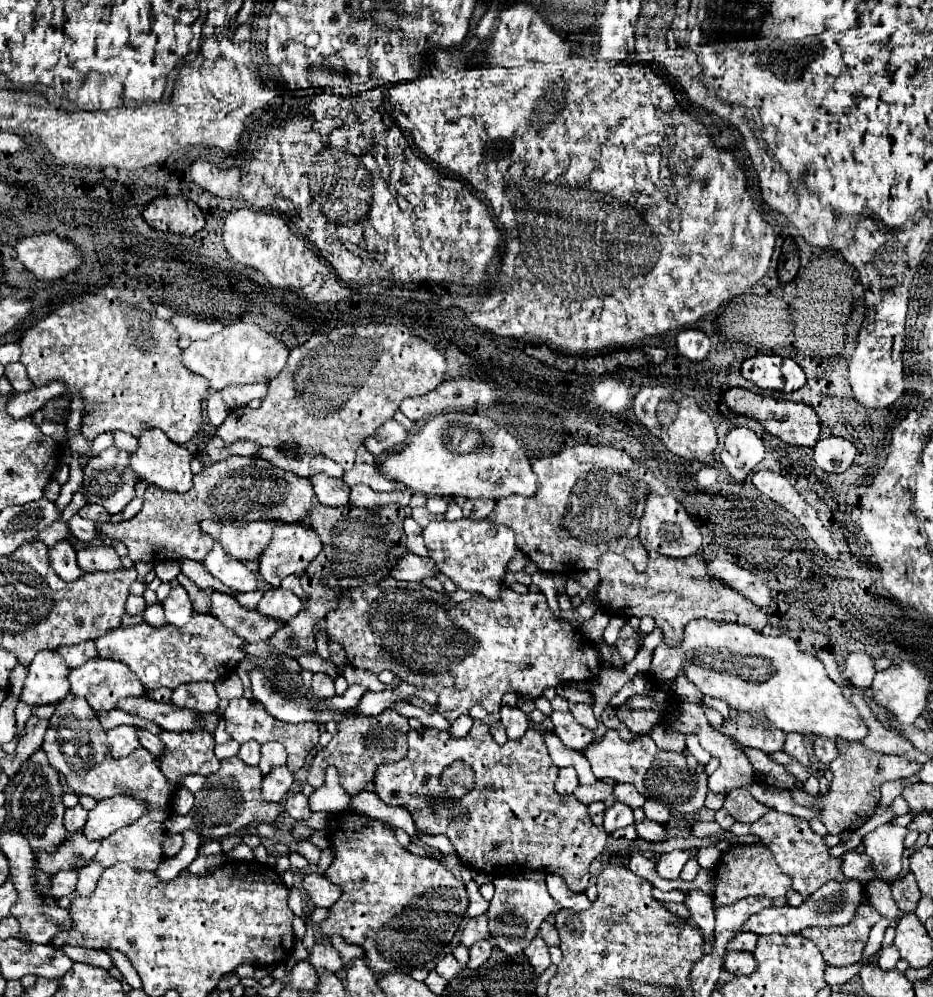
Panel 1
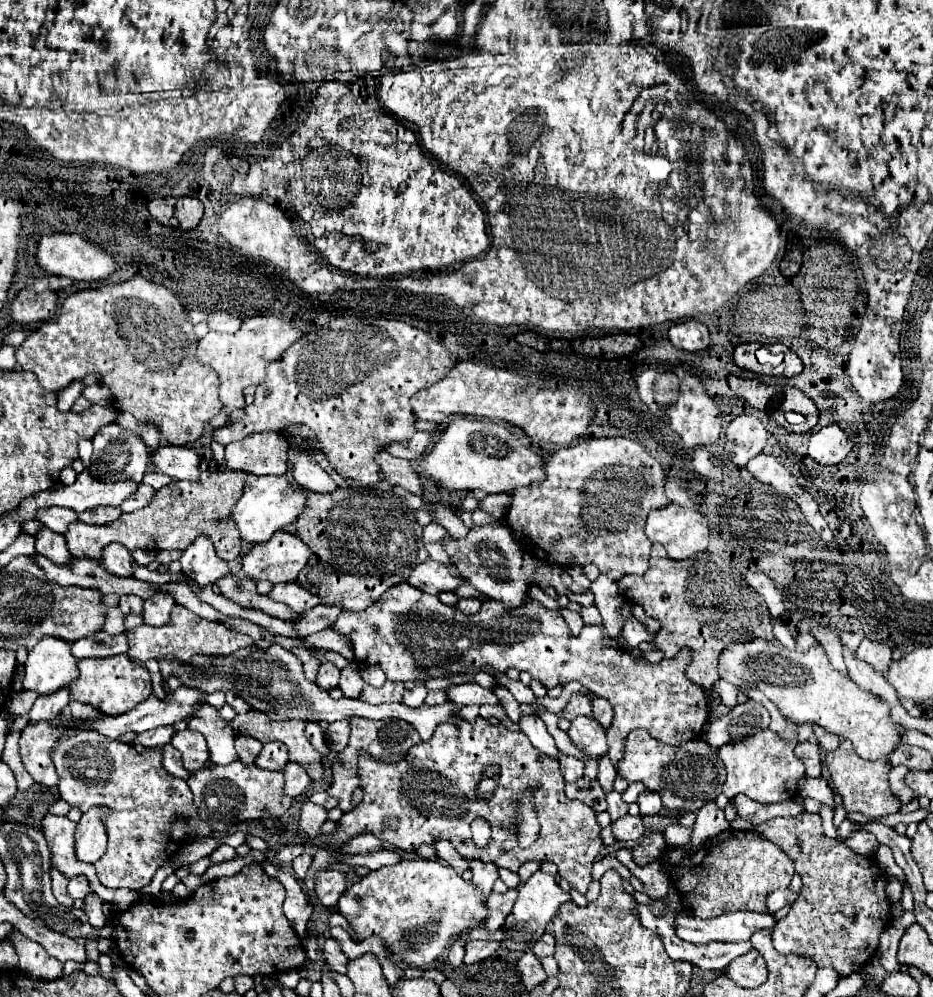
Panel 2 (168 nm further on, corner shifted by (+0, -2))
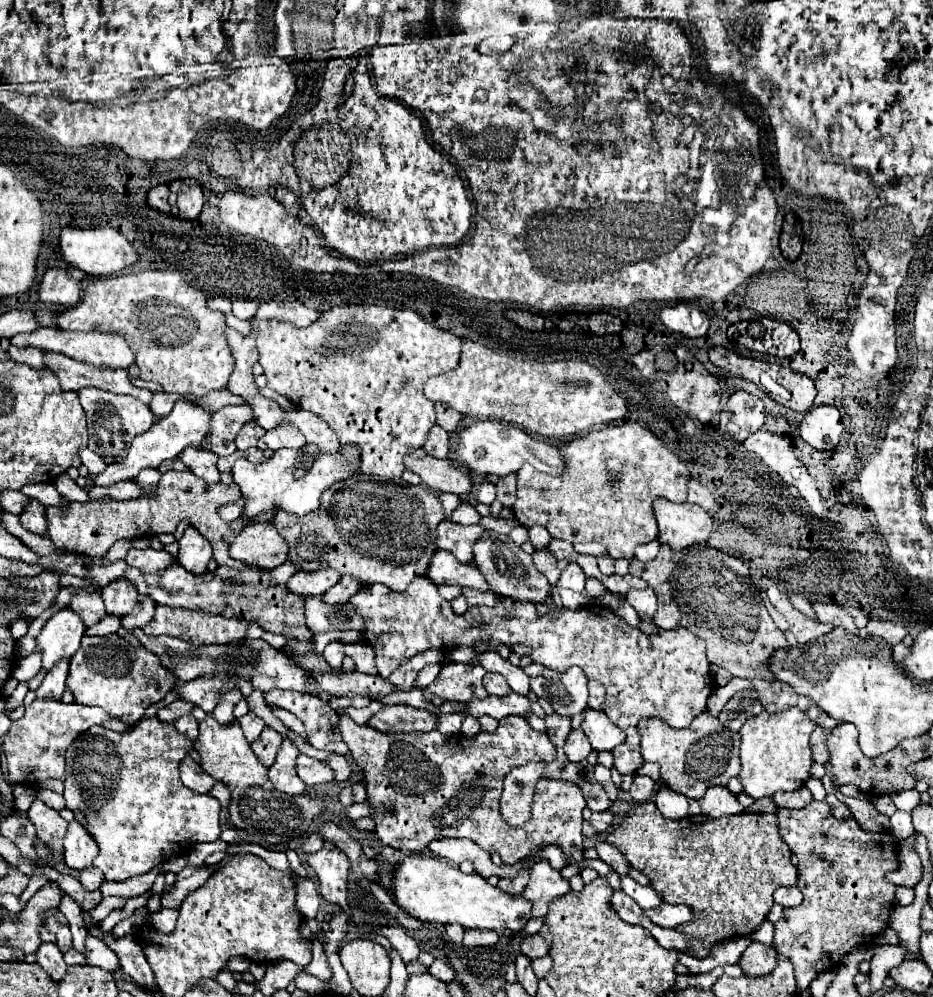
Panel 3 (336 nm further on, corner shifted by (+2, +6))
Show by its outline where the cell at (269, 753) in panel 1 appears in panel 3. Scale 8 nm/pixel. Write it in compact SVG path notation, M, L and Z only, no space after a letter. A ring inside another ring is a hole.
M266 727L262 731L262 735L250 745L252 751L256 753L256 757L266 765L270 767L276 759L276 753L280 751L280 743L282 743L282 735L278 731L274 731L272 727Z

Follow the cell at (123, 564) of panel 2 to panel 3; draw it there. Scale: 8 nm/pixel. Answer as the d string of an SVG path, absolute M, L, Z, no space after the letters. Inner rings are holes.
M130 549L126 553L124 561L126 561L126 565L136 567L144 573L158 573L158 571L170 567L174 563L174 557L170 557L164 549L162 551L156 551L156 549L146 549L146 551Z

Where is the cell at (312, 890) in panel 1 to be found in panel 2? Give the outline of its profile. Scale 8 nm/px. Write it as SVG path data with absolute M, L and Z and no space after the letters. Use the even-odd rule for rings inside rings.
M324 869L324 871L318 871L316 873L316 895L318 895L318 901L326 907L326 909L332 909L336 907L338 899L344 895L346 891L346 875L338 869Z

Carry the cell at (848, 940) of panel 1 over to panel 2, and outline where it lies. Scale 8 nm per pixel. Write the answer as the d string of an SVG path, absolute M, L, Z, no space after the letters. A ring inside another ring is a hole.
M806 811L792 819L776 817L764 821L754 831L792 857L804 883L798 903L772 929L774 949L782 955L808 957L818 969L832 967L840 977L860 971L874 959L878 937L892 921L892 905L884 893L886 873L876 857L862 857L844 843L826 837L820 815Z

